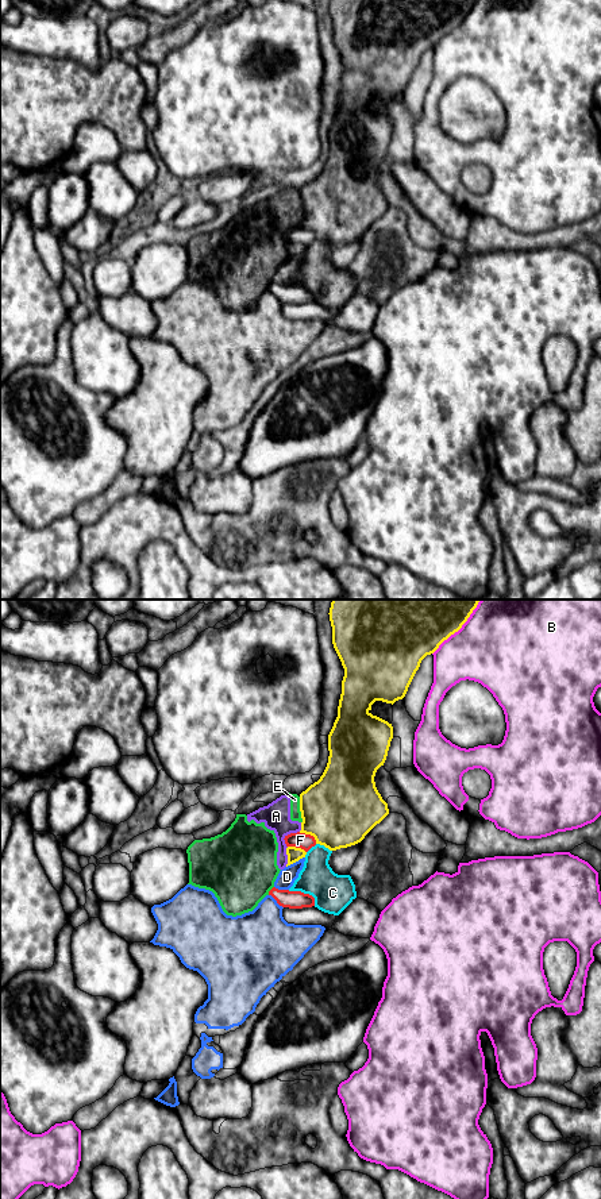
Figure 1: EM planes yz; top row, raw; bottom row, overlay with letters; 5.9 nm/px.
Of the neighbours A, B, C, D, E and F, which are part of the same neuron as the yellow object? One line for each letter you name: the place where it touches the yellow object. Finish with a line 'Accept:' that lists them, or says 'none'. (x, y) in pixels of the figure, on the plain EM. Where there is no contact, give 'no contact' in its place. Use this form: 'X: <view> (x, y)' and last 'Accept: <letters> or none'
D: yz (295, 257)
Accept: D

